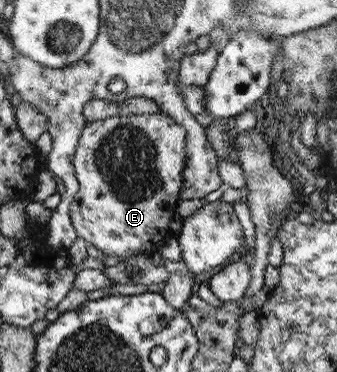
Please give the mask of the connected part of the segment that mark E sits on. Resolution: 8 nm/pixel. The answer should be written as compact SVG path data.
M153 114L153 115L124 115L108 117L107 119L89 121L84 126L82 137L79 139L79 147L75 152L74 166L75 175L79 180L79 191L75 195L75 201L71 203L71 222L75 226L78 235L85 239L86 242L91 242L96 249L100 249L107 257L116 255L120 259L126 259L139 253L153 254L159 252L161 247L168 243L169 239L174 237L172 232L172 219L178 219L177 208L180 207L180 201L183 198L184 170L187 167L188 157L188 131L181 123L176 123L168 114Z

